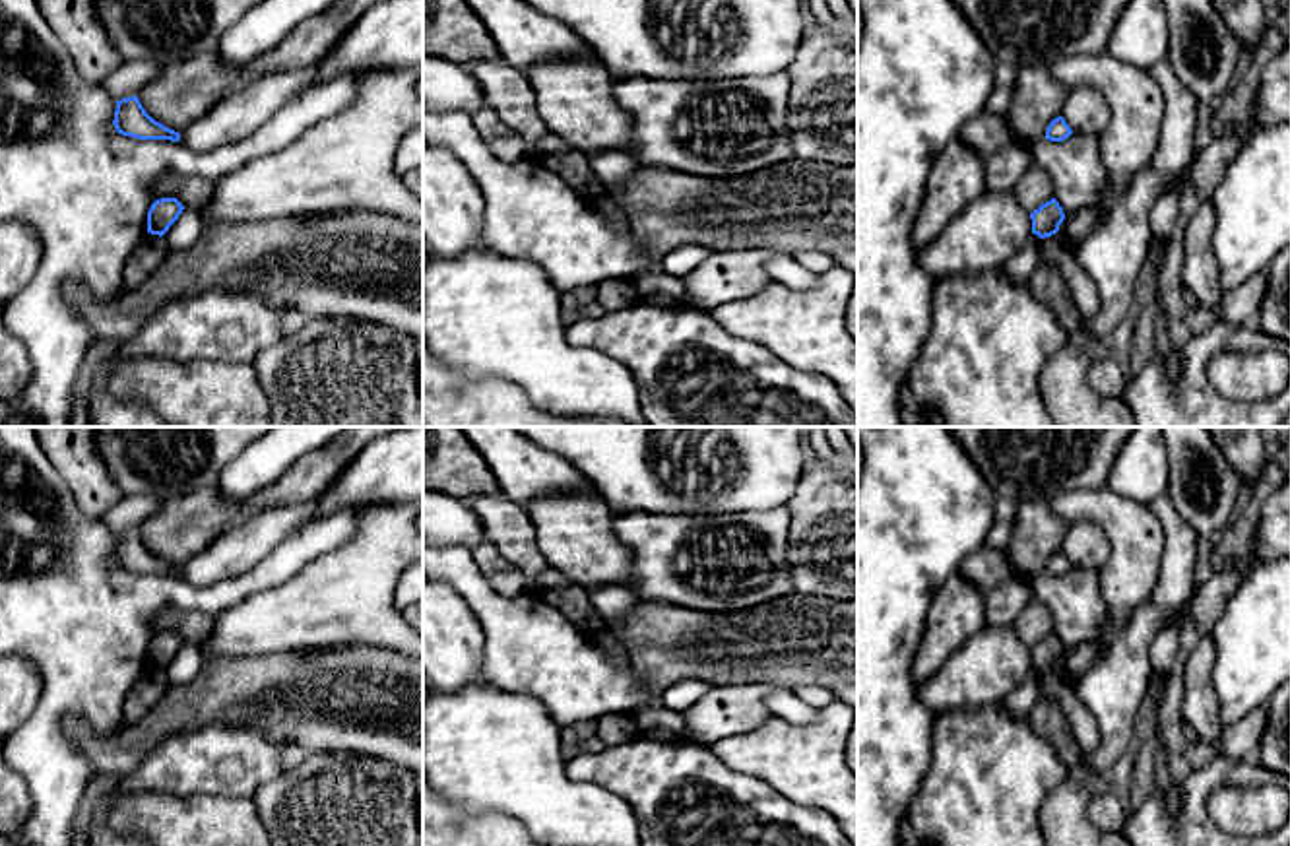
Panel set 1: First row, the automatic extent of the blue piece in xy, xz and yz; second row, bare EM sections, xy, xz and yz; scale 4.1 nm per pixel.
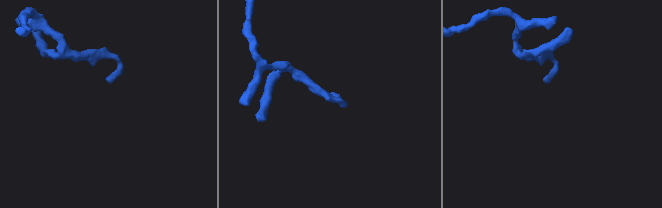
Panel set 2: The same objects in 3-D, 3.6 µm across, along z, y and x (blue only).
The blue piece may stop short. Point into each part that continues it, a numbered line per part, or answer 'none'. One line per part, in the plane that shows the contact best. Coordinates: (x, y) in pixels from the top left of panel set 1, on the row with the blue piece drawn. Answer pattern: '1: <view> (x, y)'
none

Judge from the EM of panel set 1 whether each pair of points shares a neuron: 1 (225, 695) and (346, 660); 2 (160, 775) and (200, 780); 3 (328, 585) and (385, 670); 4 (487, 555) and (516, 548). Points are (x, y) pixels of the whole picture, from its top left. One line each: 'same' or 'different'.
1: same
2: same
3: different
4: different

